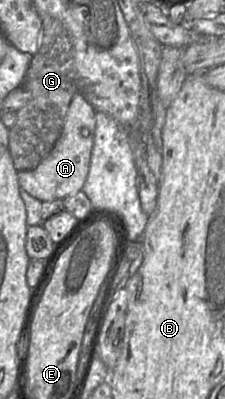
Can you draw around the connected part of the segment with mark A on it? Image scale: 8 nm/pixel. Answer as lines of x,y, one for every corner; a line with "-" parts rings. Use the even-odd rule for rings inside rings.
77,91
69,104
60,136
50,153
35,168
17,172
22,189
42,202
64,199
82,190
90,167
95,112
93,106

